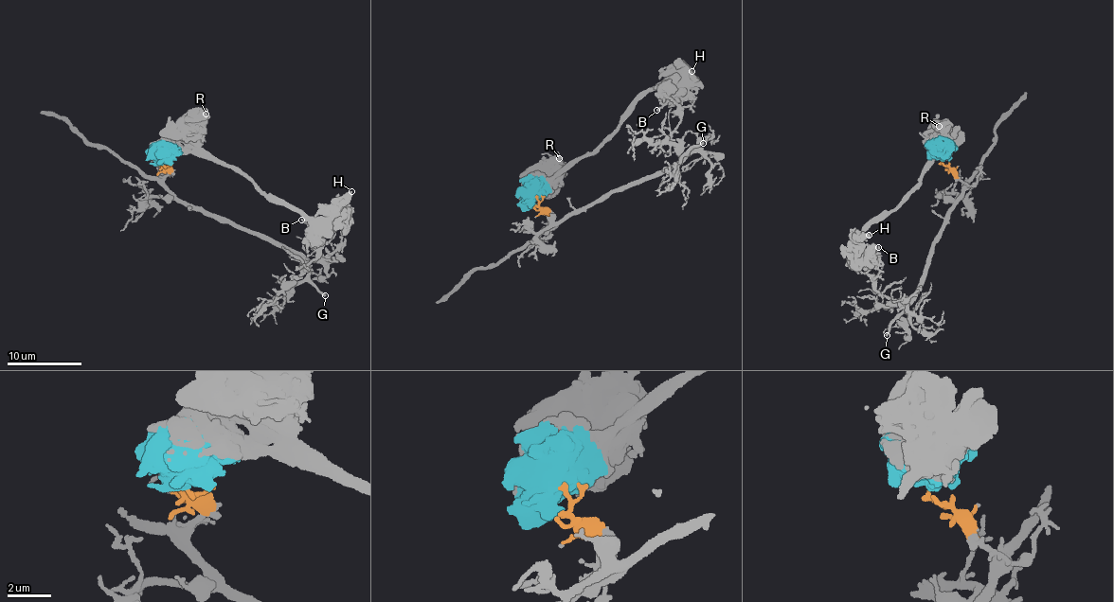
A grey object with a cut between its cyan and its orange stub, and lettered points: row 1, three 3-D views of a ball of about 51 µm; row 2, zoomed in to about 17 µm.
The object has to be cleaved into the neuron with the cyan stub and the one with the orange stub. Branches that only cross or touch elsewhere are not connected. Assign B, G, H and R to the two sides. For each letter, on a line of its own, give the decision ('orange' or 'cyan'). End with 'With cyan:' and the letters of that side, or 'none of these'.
B: cyan
G: orange
H: cyan
R: cyan
With cyan: B, H, R

